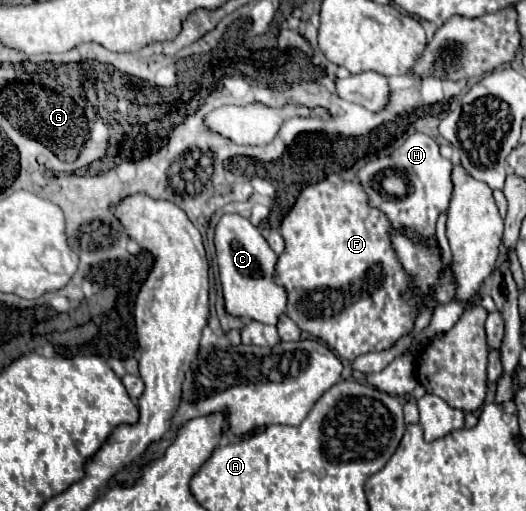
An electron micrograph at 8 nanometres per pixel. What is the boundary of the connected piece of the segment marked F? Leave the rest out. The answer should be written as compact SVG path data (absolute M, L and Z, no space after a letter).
M324 179L304 187L298 201L284 217L280 229L286 247L282 255L278 255L274 281L286 289L286 315L302 331L326 343L338 357L348 361L354 361L364 353L390 349L402 335L412 331L414 319L418 317L420 297L412 297L410 301L400 299L400 293L408 291L412 281L394 255L386 215L368 205L368 197L360 183L334 183Z

